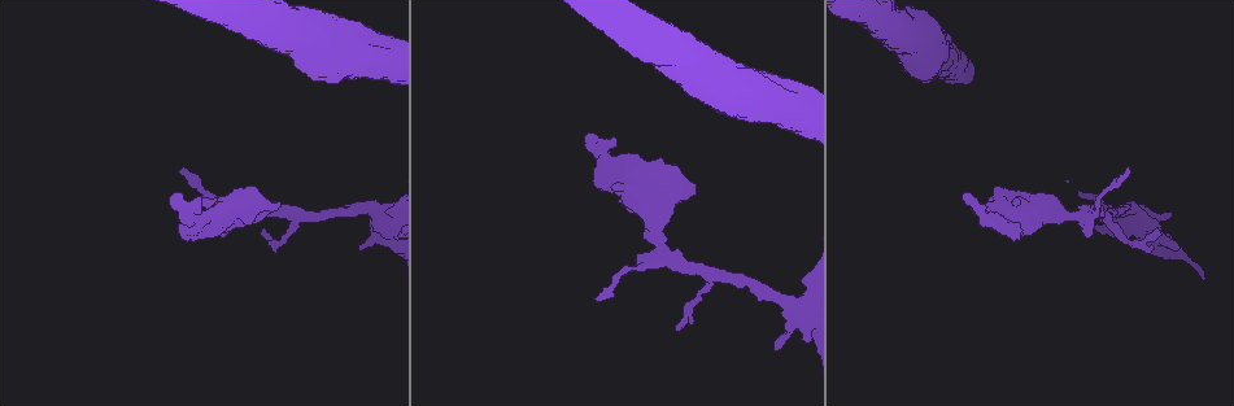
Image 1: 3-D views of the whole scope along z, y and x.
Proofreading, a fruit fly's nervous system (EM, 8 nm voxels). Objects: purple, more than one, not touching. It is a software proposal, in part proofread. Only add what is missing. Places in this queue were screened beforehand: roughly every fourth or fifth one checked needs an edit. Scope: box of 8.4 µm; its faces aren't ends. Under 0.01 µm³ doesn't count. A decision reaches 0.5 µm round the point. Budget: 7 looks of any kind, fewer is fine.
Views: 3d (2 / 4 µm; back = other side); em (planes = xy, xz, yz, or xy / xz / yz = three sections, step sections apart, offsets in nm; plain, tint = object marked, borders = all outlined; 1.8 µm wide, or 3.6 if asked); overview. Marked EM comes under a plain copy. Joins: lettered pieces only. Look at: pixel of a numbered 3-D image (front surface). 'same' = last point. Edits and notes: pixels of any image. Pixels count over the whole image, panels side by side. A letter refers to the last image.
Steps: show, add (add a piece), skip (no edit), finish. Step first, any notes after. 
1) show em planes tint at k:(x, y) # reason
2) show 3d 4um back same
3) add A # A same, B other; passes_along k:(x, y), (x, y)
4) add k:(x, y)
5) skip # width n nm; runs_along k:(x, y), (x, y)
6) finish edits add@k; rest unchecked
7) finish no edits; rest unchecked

show em planes borders at 1:(1127, 169) # free end

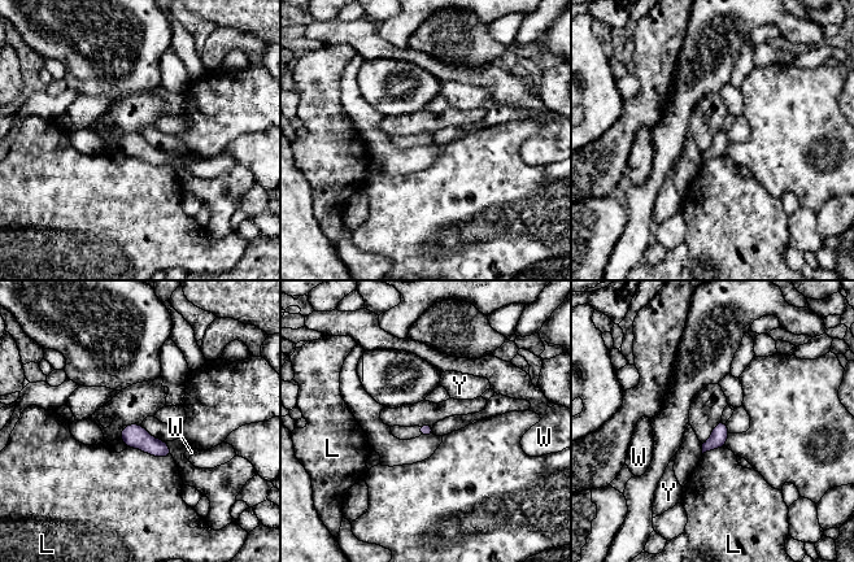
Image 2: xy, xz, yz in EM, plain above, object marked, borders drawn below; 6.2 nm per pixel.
skip # longest_contact L 280 nm; L other, W other, Y other; none of them fits

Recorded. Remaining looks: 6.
show em planes tint at 1:(1085, 214) # thick turns thin

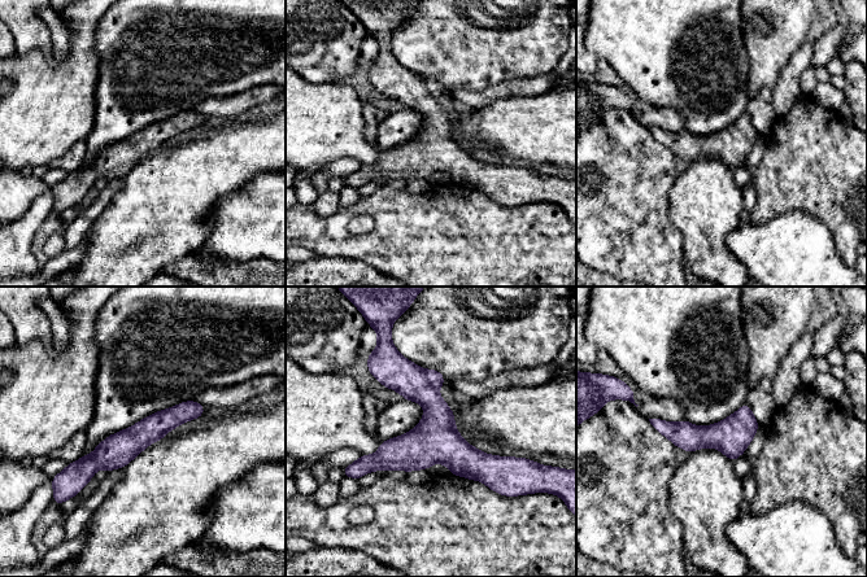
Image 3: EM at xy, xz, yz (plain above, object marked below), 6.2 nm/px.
show em planes borders same # see the neighbours

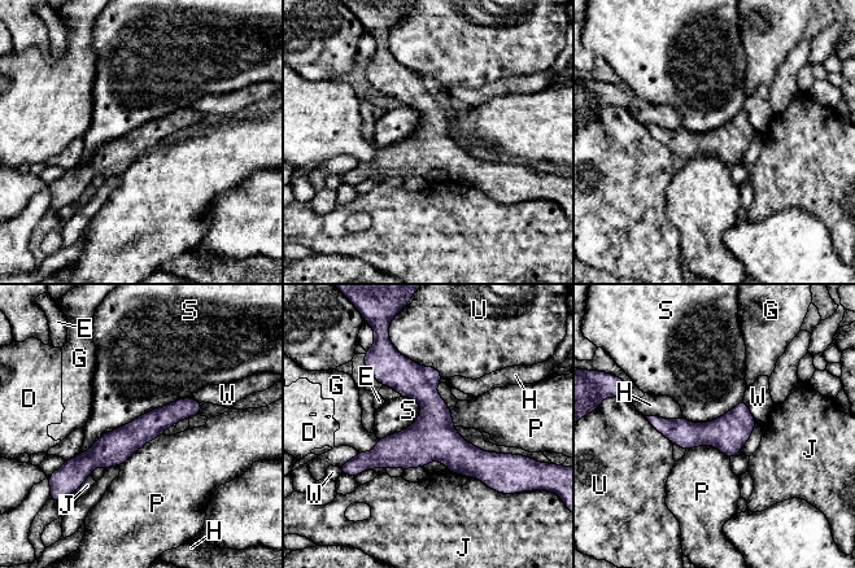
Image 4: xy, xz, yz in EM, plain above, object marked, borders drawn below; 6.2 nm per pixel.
skip # D other, E other, G other, H other, J other, P other, S other, U other, W other; border 4:(190, 397), (108, 431), (81, 453); no lettered piece goes on from it

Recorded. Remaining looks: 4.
show em 3.6um xy step 16 tint at 1:(193, 224) # thick turns thin

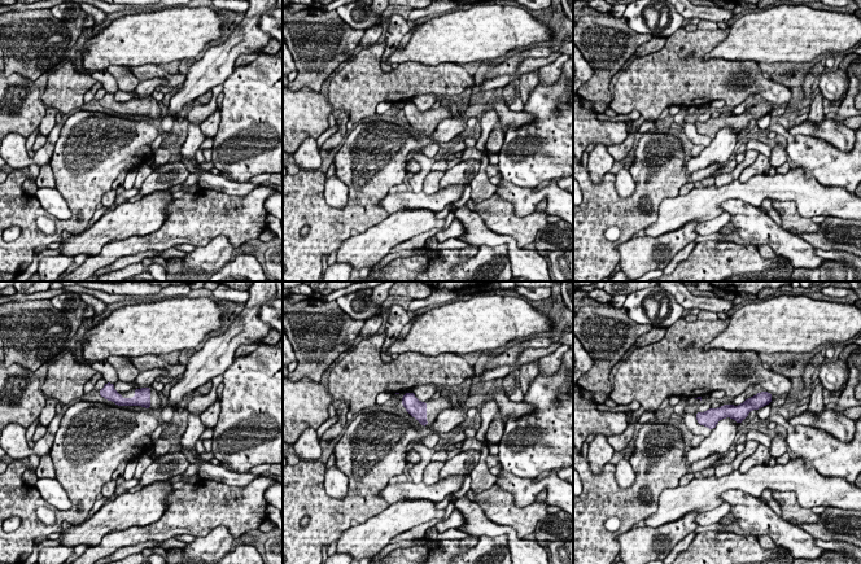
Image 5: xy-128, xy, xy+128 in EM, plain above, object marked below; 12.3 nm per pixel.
show em 3.6um planes borders same

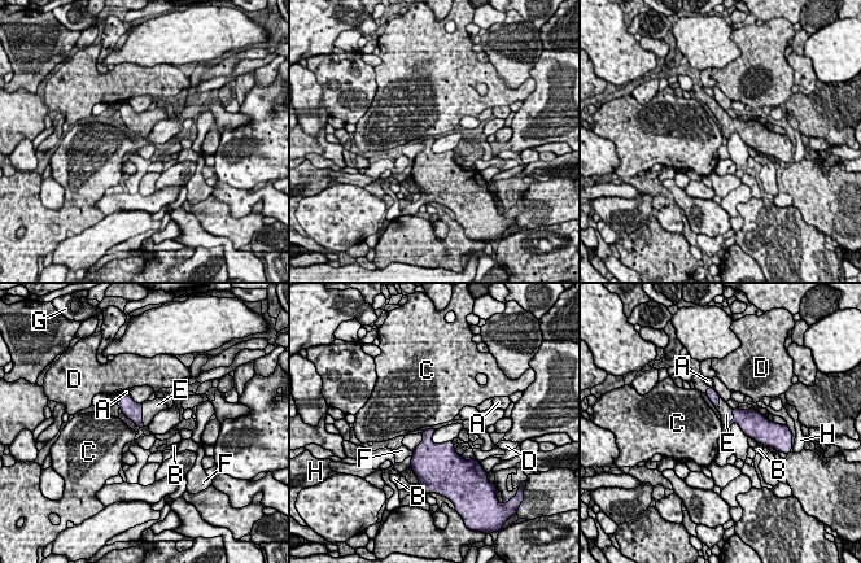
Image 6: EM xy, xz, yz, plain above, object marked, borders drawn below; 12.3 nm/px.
add E # width 60 nm; A other, B other, C other, D other, E same, F other, G other, H other; passes_along 6:(132, 410), (141, 415), (151, 409); the neuron continues

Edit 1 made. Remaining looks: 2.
finish edits add@6; rest unchecked

